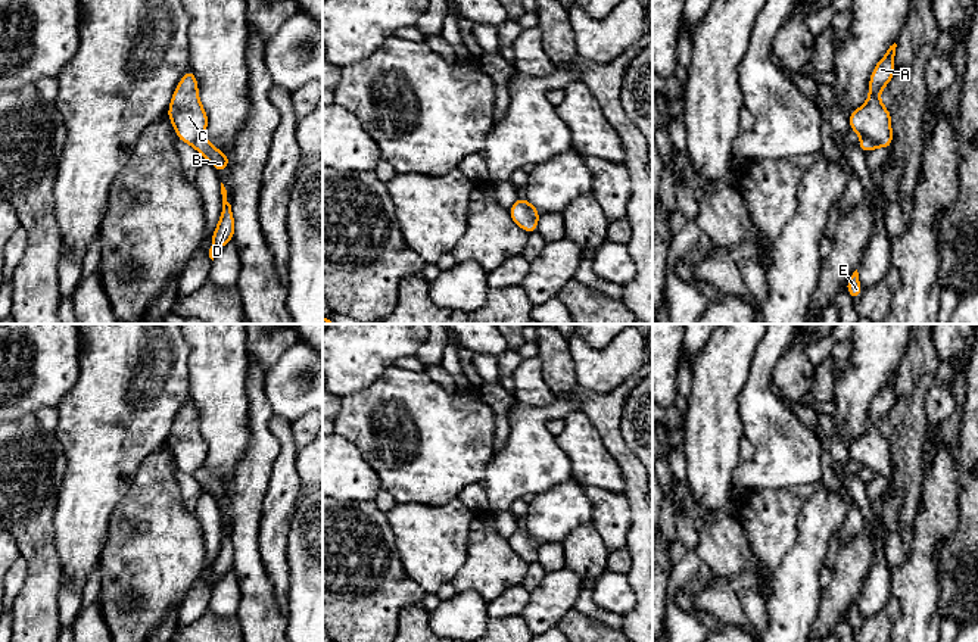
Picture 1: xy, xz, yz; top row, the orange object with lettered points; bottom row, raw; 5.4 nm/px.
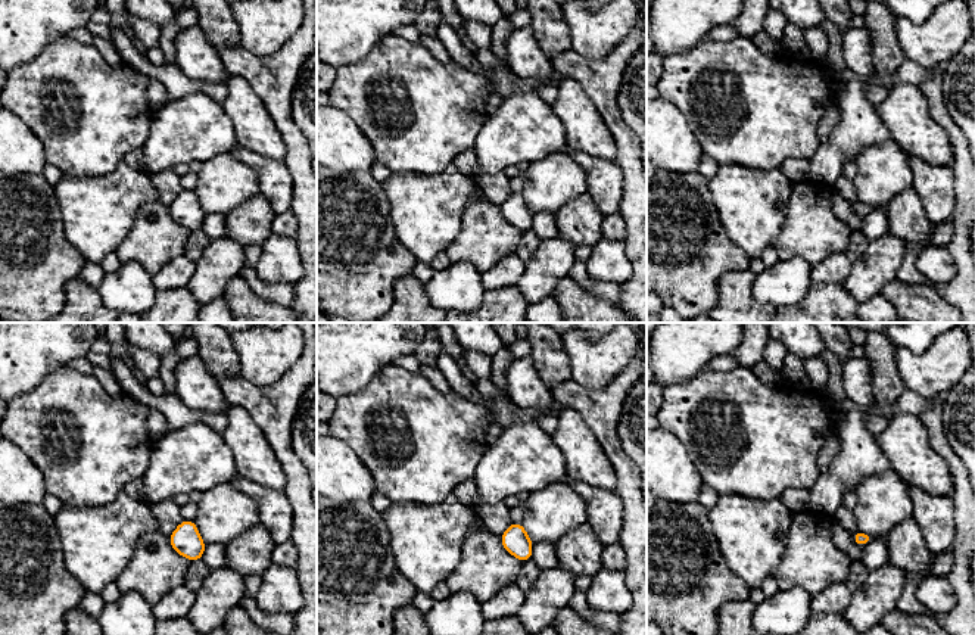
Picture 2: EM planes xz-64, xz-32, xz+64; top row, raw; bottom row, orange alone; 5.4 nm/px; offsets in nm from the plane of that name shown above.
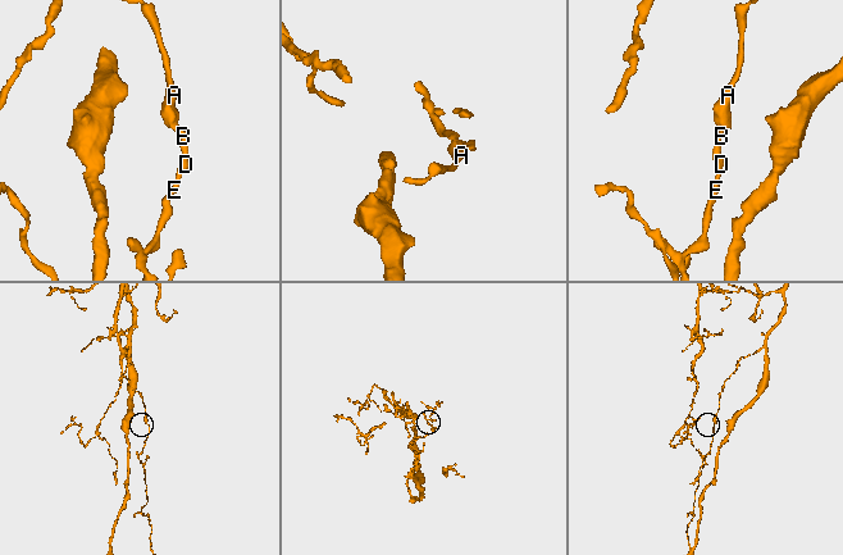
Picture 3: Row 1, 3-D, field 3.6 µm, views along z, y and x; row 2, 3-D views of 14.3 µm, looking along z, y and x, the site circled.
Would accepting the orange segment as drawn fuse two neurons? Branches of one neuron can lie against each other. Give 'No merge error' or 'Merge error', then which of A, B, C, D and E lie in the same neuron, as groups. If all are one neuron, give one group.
Merge error. Groups: A C / B D E

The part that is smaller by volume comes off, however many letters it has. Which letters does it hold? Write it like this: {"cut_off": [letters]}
{"cut_off": ["B", "D", "E"]}

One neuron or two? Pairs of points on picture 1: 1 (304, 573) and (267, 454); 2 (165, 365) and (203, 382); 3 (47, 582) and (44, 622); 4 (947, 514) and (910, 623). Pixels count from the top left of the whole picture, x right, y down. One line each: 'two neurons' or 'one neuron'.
1: two neurons
2: two neurons
3: one neuron
4: one neuron

